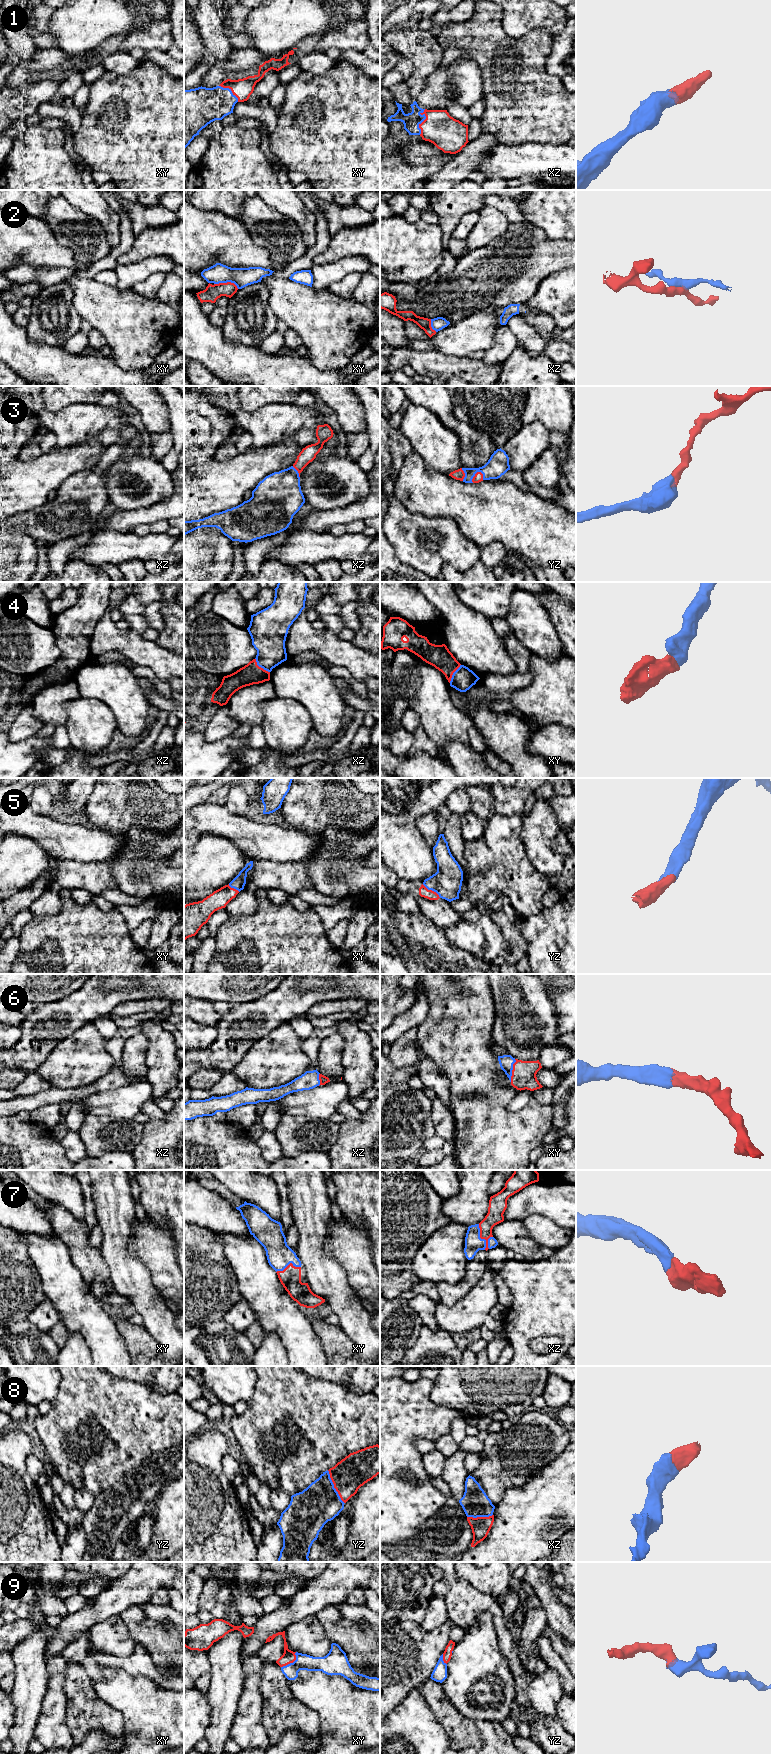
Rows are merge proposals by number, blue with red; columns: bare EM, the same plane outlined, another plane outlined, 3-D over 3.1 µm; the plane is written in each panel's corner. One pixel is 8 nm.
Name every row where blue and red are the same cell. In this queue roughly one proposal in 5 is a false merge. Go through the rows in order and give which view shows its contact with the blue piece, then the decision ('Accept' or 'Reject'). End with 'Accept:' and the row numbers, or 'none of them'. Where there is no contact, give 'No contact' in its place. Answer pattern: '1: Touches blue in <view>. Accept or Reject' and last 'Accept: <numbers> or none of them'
1: Touches blue in xz. Accept
2: Touches blue in xy. Reject
3: Touches blue in yz. Accept
4: Touches blue in xz. Accept
5: Touches blue in yz. Accept
6: Touches blue in xy. Accept
7: Touches blue in xz. Accept
8: Touches blue in yz. Accept
9: Touches blue in xy. Accept
Accept: 1, 3, 4, 5, 6, 7, 8, 9

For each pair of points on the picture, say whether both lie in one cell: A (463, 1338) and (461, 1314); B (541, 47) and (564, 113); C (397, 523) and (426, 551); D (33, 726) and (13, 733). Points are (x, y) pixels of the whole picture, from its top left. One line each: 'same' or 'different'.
A: different
B: same
C: same
D: same

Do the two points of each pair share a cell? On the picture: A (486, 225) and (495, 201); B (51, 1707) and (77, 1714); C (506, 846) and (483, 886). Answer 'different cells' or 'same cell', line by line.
A: different cells
B: different cells
C: same cell

